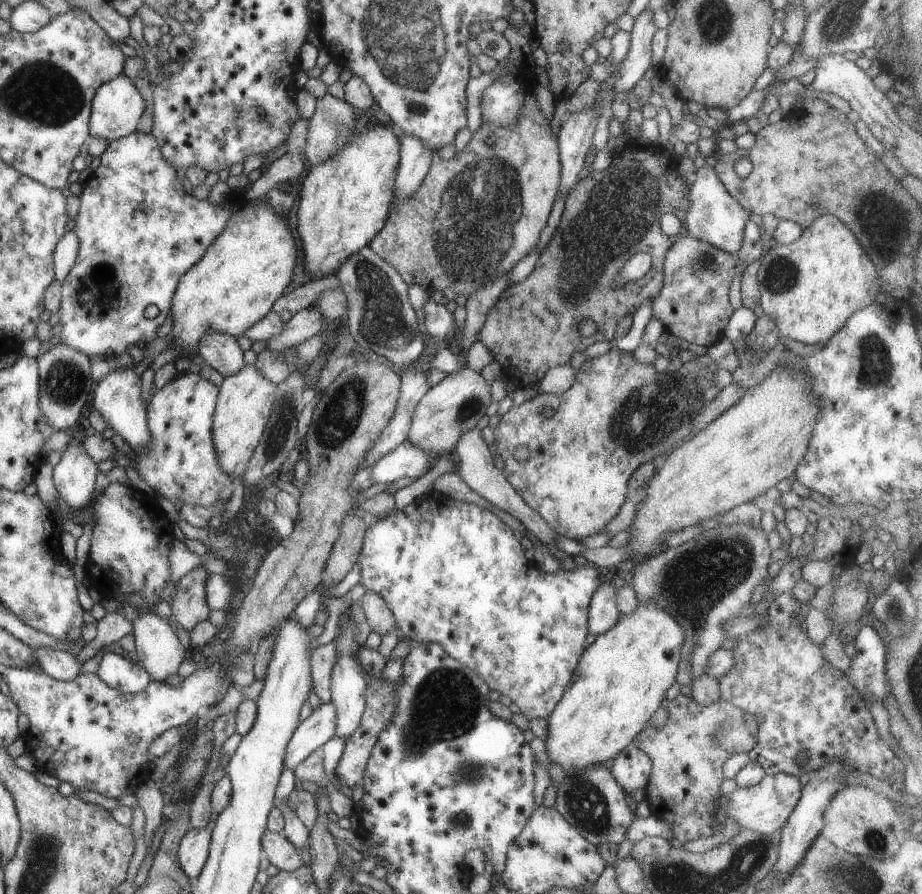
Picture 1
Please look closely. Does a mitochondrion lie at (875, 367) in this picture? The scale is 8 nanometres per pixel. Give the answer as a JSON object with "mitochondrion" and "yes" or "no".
{"mitochondrion":"yes"}

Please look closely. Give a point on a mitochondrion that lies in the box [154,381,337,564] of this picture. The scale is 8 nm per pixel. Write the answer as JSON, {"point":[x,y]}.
{"point":[278,432]}

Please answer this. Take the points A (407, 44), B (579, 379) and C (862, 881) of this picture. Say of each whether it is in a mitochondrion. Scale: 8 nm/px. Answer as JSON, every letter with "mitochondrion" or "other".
{"A":"mitochondrion","B":"other","C":"mitochondrion"}

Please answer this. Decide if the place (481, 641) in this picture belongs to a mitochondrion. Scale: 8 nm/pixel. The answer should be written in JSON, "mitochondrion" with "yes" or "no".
{"mitochondrion":"no"}

